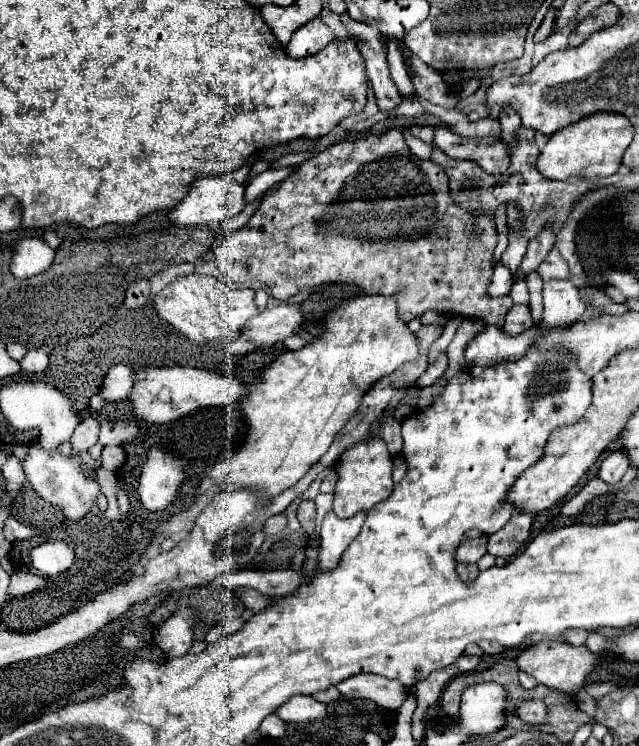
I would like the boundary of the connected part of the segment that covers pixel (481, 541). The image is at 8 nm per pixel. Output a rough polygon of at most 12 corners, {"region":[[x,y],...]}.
{"region":[[488,537],[462,539],[456,561],[476,563]]}

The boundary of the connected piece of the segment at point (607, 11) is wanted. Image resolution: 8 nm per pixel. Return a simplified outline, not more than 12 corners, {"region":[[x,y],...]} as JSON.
{"region":[[614,3],[600,5],[570,33],[570,47],[592,33],[614,25],[620,11]]}

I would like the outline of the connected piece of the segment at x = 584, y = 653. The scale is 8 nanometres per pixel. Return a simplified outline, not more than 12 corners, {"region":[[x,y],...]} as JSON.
{"region":[[540,641],[516,663],[540,685],[574,695],[602,663],[586,645]]}

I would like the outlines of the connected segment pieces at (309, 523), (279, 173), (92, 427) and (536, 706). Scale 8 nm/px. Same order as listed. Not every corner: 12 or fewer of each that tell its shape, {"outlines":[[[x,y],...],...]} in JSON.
{"outlines":[[[304,499],[298,507],[302,527],[312,535],[316,505]],[[292,167],[268,169],[248,185],[246,205],[292,173]],[[88,417],[74,431],[74,453],[96,445],[100,423]],[[522,699],[514,715],[522,723],[548,723],[544,701]]]}

